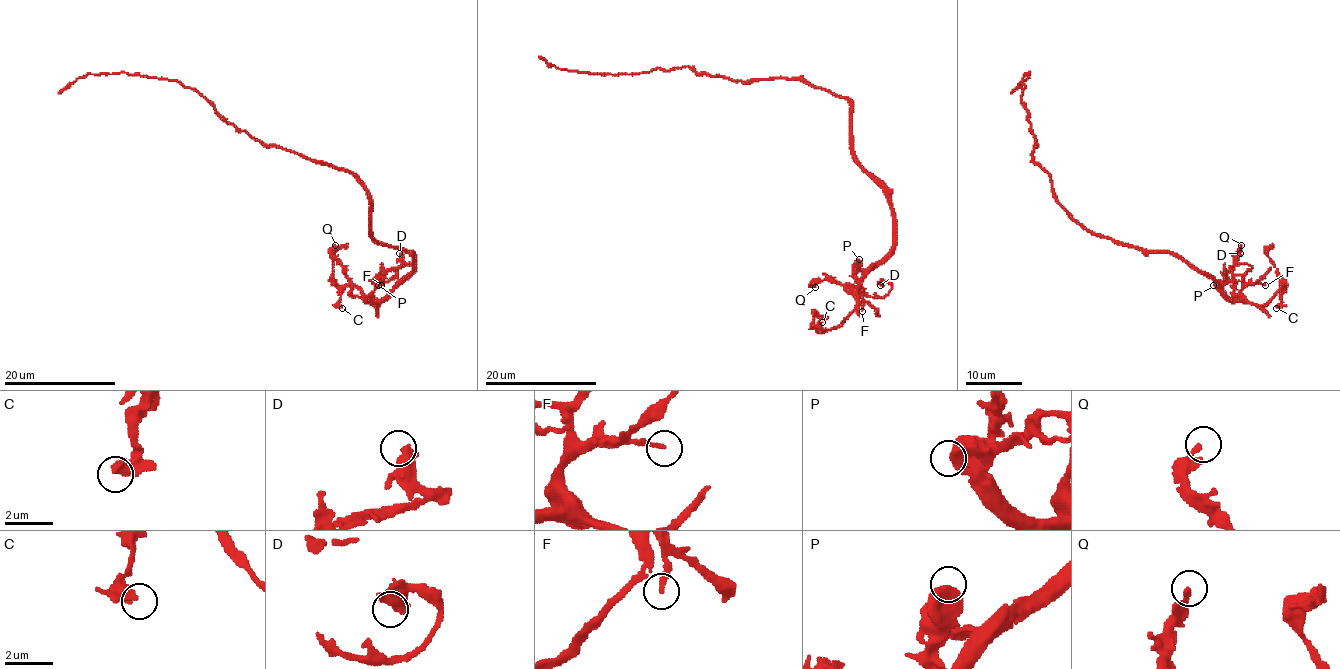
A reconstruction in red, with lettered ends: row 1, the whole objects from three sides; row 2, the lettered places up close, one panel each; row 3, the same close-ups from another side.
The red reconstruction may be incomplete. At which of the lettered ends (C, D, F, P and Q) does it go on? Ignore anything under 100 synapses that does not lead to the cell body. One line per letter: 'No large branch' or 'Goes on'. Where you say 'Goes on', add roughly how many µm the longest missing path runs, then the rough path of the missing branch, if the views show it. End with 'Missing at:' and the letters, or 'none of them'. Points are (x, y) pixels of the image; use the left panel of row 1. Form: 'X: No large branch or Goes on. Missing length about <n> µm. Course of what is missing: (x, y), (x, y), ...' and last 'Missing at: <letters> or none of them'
C: No large branch
D: No large branch
F: No large branch
P: No large branch
Q: No large branch
Missing at: none of them

